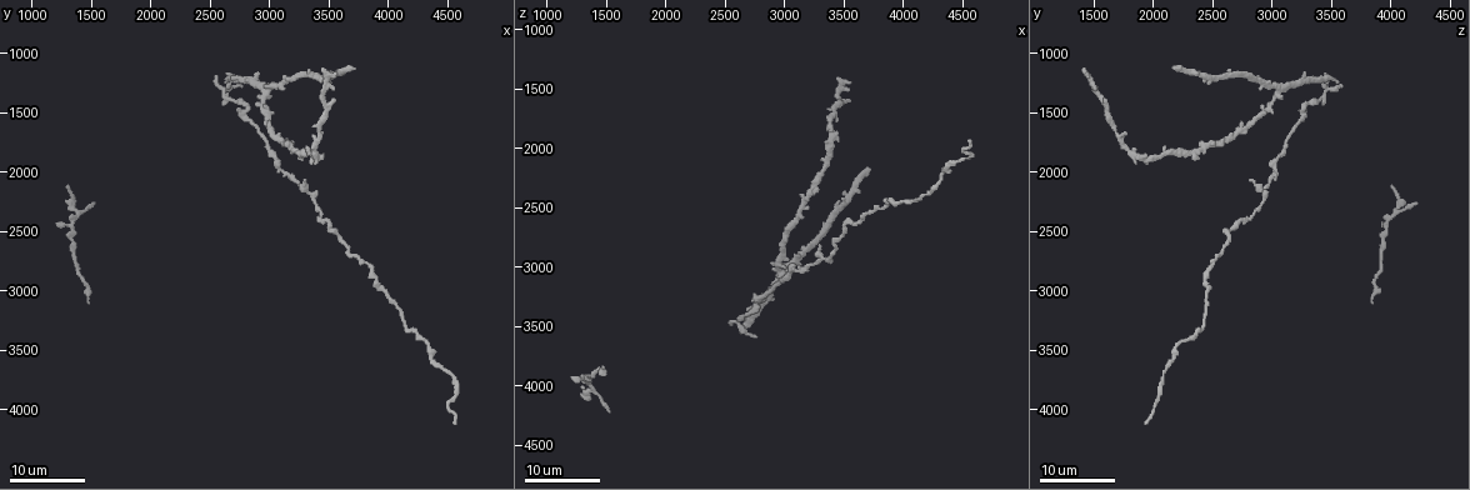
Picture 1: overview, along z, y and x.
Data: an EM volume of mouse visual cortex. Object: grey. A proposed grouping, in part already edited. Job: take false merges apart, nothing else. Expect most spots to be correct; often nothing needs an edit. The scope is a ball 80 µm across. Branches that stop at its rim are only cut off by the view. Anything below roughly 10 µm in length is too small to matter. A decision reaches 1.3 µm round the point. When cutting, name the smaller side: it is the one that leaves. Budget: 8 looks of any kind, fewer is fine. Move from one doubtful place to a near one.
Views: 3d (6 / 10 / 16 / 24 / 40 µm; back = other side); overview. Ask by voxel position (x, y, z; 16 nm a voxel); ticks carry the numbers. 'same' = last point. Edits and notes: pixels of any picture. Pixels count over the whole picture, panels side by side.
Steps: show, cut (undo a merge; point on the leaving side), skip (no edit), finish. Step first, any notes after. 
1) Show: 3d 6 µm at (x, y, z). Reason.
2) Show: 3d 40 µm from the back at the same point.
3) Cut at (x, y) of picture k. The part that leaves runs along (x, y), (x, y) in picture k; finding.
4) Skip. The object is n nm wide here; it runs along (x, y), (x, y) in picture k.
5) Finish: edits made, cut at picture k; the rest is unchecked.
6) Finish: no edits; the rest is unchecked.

Show: 3d 24 µm at (3420, 1680, 1680).

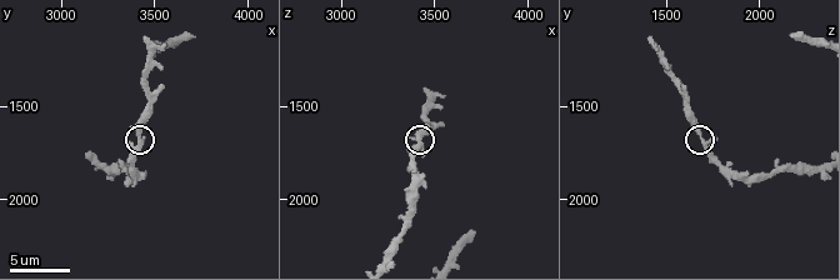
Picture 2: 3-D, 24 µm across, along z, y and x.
Show: 3d 6 µm at (3420, 1660, 1700). Closer look.

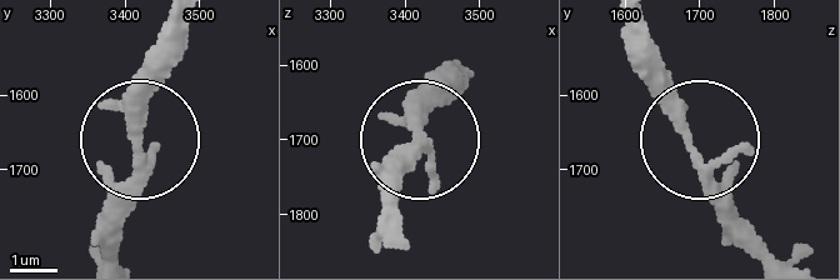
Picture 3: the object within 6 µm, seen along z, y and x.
Skip. It runs along (113, 253), (149, 54) in picture 3; all the same neuron.

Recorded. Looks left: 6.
Show: 3d 16 µm at (3360, 2160, 2940). Four arms meet.

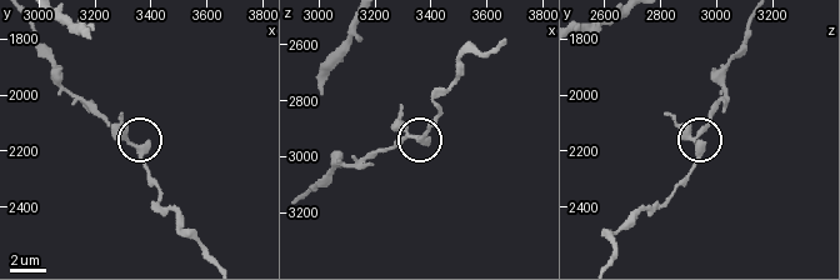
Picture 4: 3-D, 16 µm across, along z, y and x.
Show: 3d 10 µm at (3350, 2170, 2940).

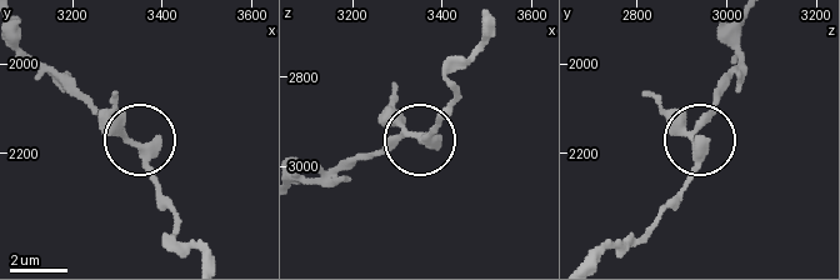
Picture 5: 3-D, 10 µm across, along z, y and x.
Skip. 4 arms meet here; it runs along (25, 51), (61, 73), (133, 136), (166, 199) in picture 5; continuous, no second neuron.

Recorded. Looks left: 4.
Show: 3d 24 µm at (4080, 3180, 2420).

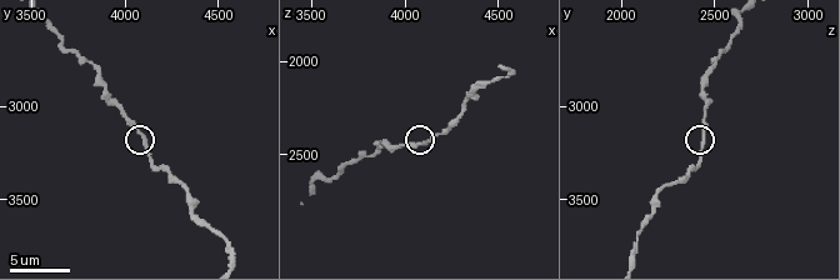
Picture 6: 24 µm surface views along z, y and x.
Show: 3d 10 µm at (4100, 3160, 2420).

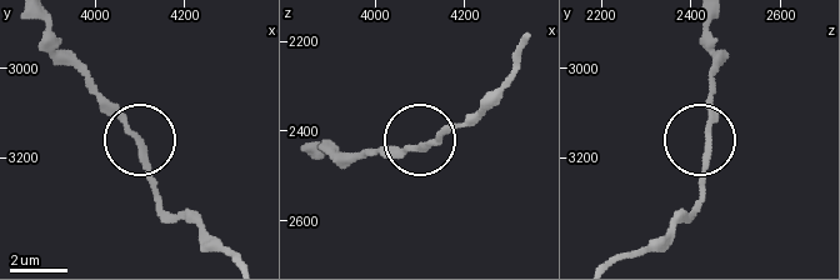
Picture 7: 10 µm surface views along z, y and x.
Skip. The object is 210 nm wide here; one neuron here.

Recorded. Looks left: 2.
Show: 3d 16 µm at (3820, 2780, 2520). A narrow waist.

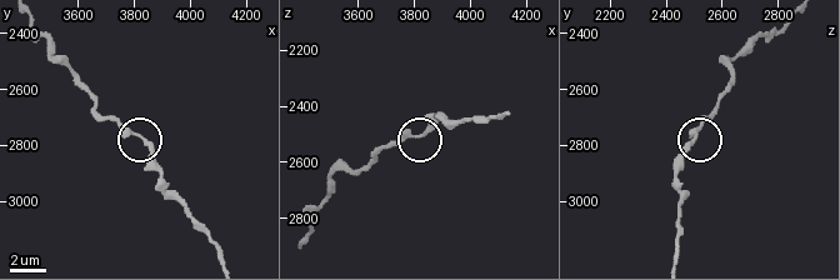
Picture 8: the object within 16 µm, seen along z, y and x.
Skip. 3 arms meet here; it runs along (31, 21), (98, 110), (134, 133), (159, 168) in picture 8; all the same neuron.

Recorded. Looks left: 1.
Finish: no edits; the rest is unchecked.

